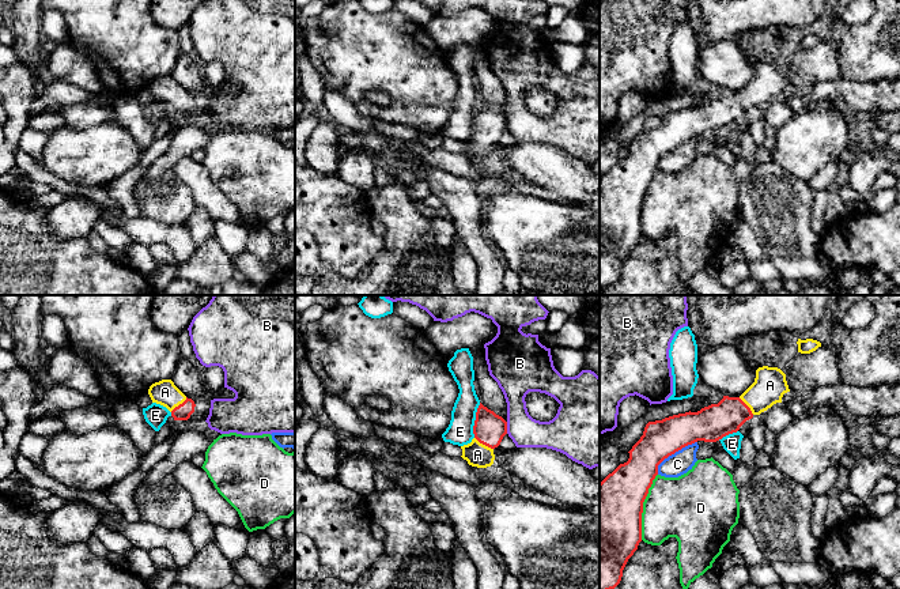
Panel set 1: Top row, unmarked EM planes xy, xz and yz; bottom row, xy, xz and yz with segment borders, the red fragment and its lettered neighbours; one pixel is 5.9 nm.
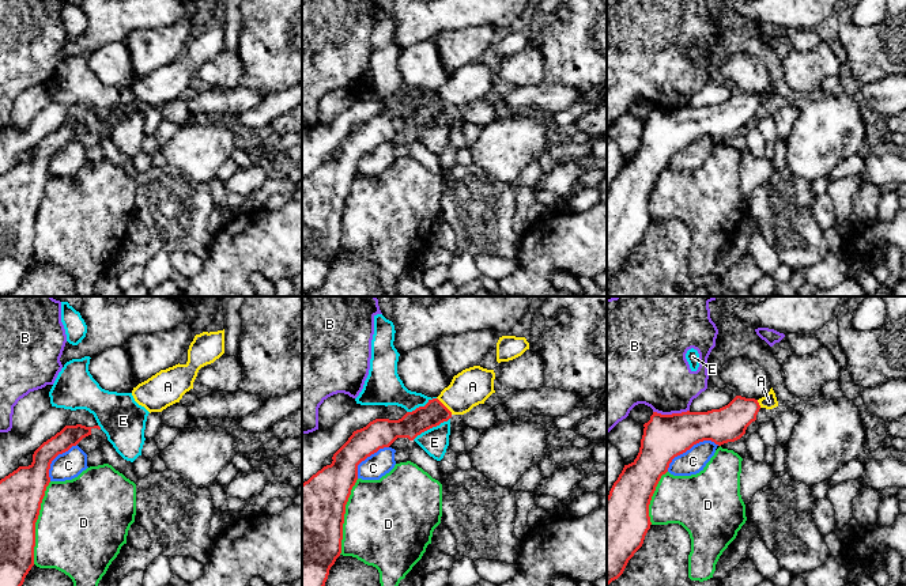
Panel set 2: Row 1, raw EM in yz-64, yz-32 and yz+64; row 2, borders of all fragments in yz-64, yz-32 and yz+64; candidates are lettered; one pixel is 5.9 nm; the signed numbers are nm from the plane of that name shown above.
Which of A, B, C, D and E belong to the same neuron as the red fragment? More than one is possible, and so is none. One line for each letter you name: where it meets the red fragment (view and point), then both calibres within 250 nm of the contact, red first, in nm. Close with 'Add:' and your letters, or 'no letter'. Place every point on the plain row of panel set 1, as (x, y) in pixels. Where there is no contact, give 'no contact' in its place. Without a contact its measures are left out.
A: contact xz (484, 139); calibres 190 and 140 nm
Add: A

